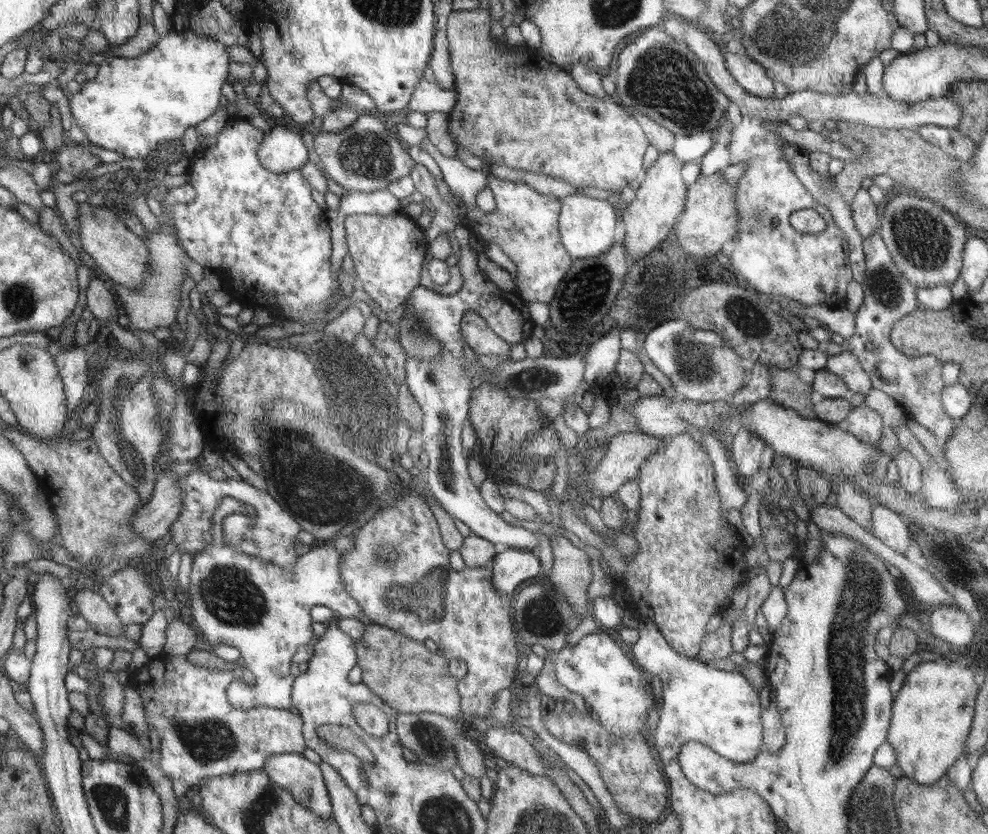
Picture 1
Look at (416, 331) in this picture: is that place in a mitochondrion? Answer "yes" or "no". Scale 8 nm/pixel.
yes

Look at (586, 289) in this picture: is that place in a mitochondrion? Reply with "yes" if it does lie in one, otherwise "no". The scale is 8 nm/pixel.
yes

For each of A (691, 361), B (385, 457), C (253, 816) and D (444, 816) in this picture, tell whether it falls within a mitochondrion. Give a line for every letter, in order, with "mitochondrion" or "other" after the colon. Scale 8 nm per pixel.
A: mitochondrion
B: other
C: mitochondrion
D: mitochondrion

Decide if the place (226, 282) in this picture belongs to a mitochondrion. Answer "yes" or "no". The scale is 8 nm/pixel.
no

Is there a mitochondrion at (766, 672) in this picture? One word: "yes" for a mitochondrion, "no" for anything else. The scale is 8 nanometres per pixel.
no

